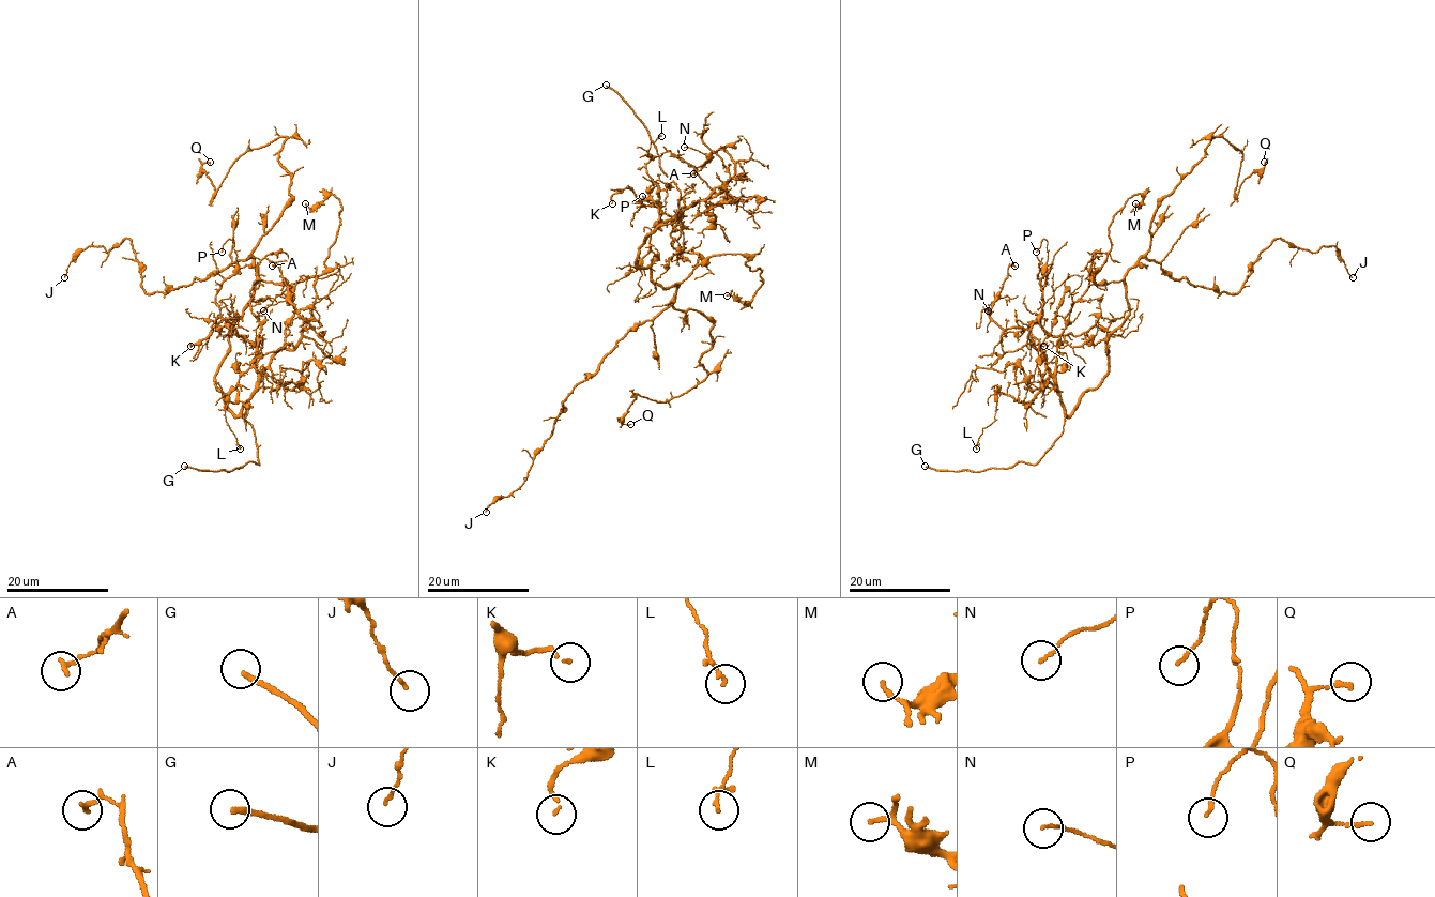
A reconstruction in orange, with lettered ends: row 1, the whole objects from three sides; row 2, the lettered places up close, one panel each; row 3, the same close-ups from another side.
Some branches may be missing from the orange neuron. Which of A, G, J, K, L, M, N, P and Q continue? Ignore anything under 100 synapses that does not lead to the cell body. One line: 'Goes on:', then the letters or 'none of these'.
Goes on: G

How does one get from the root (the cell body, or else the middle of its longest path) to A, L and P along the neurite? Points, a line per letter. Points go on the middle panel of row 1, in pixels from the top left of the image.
A: (676, 285), (653, 280), (683, 246), (672, 223), (719, 193), (734, 161), (717, 150), (693, 173)
L: (676, 285), (653, 280), (683, 246), (646, 170), (661, 136)
P: (676, 285), (653, 279), (683, 233), (654, 202), (637, 203), (657, 207), (642, 196)

